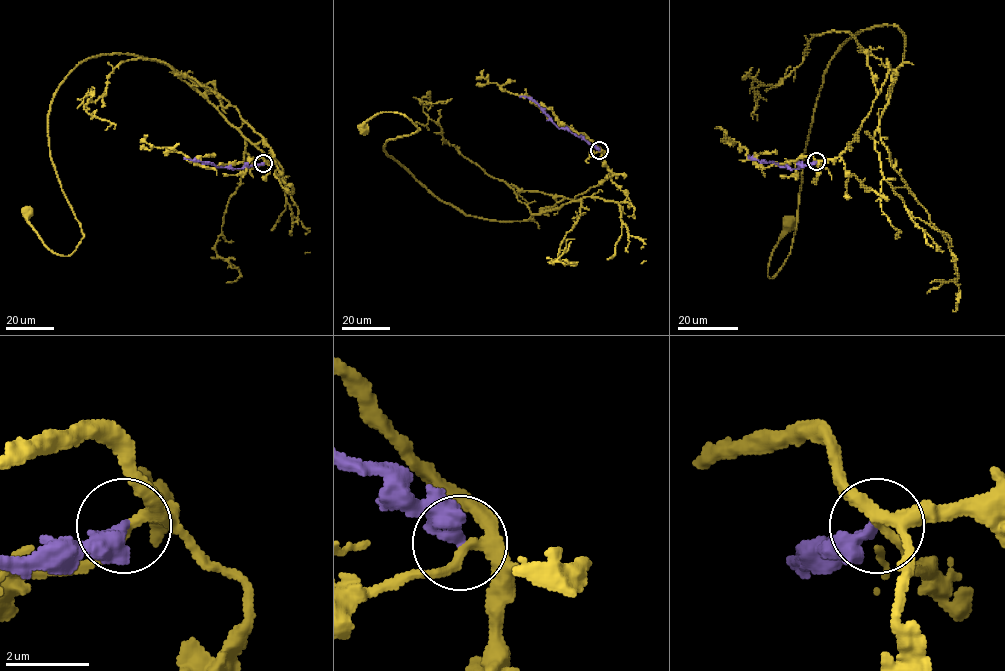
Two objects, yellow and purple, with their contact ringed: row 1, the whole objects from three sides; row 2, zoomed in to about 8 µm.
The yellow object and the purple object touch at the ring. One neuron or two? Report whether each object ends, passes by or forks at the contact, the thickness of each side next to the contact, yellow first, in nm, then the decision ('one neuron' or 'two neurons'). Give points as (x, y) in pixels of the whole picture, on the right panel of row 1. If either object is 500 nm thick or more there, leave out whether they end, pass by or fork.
yellow forks; purple ends; calibres 240 and 360 nm; two neurons

